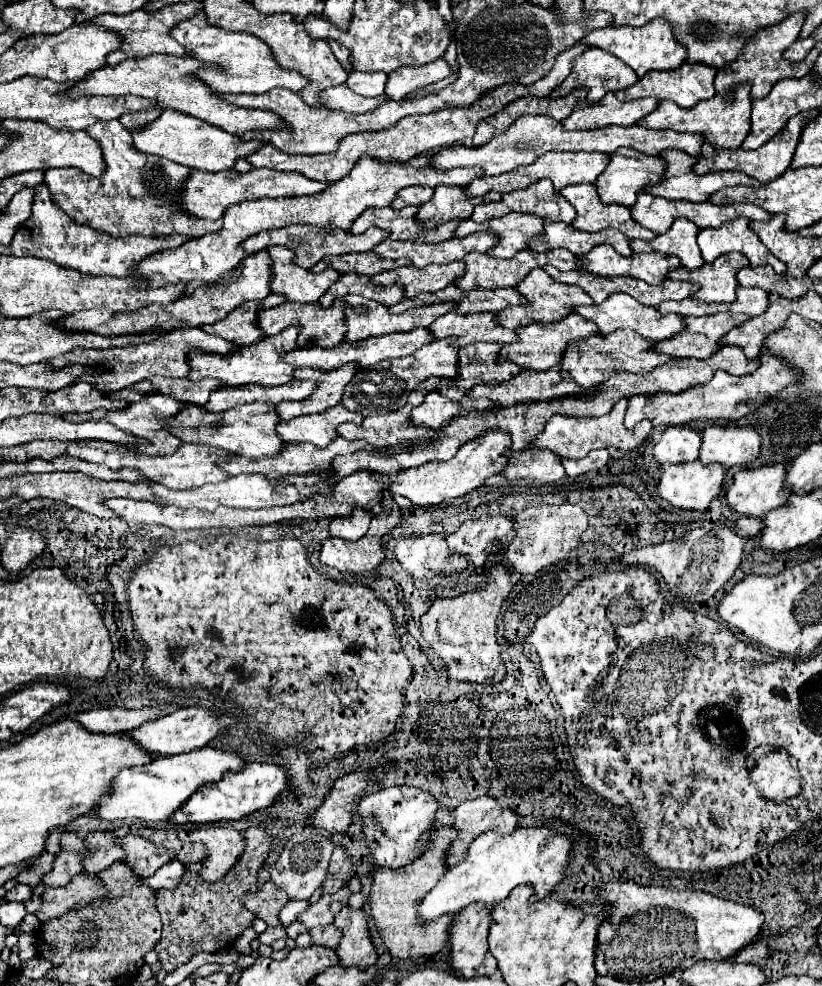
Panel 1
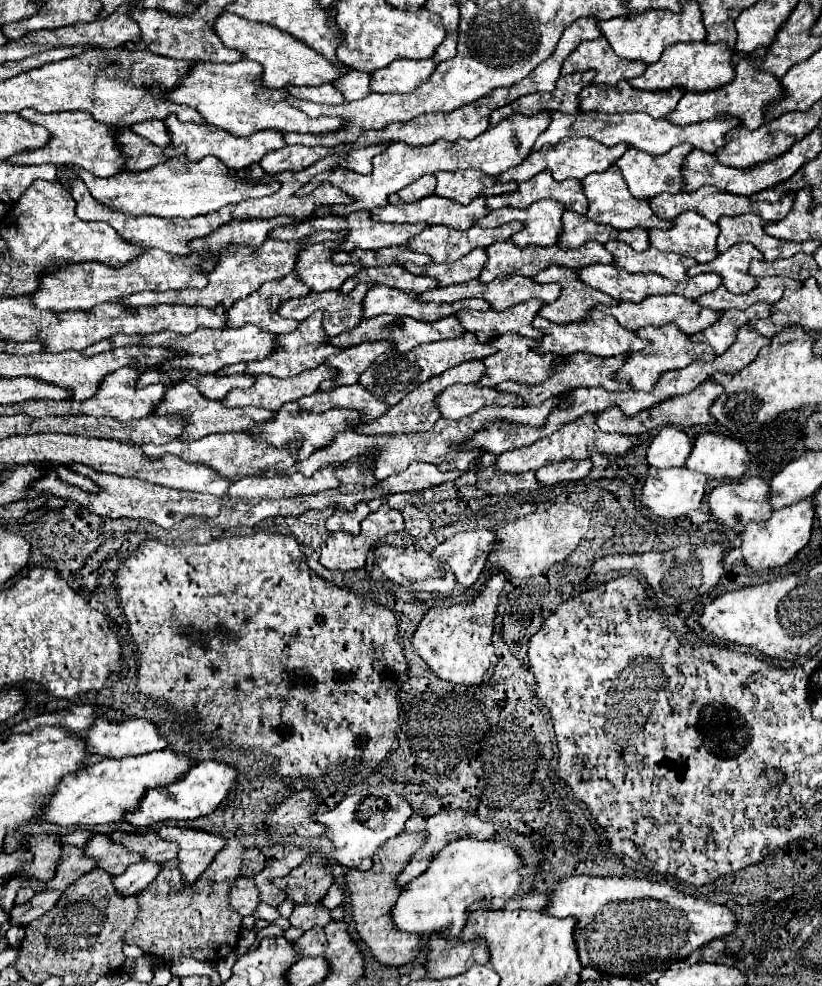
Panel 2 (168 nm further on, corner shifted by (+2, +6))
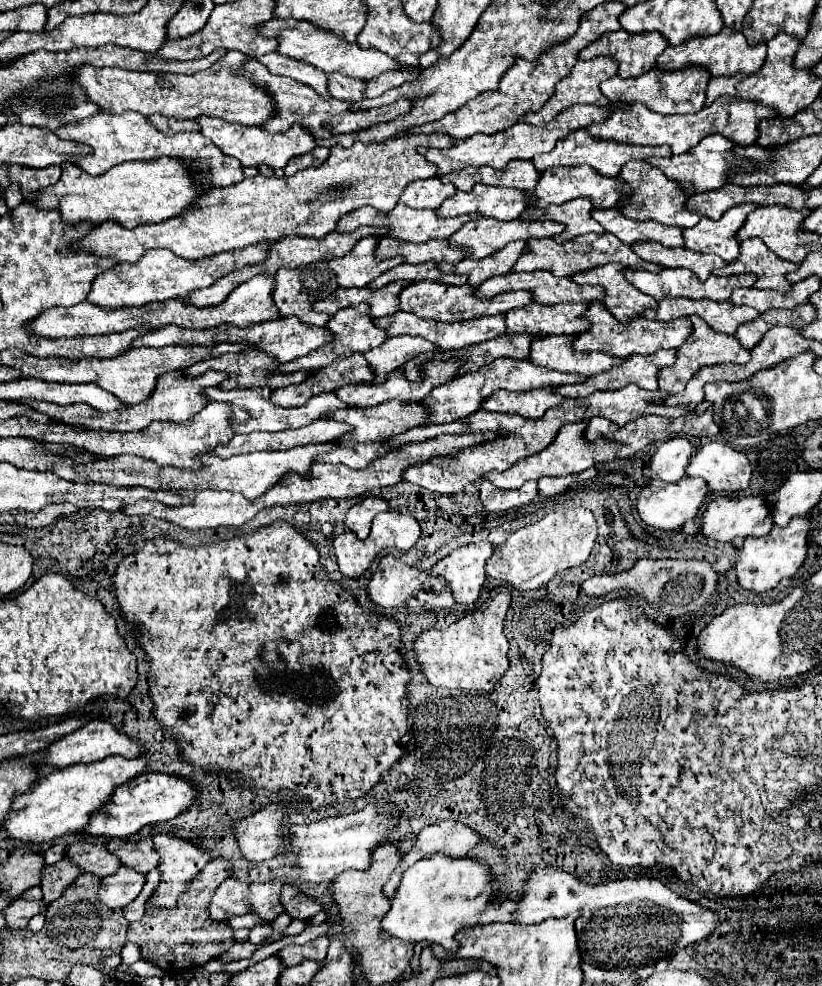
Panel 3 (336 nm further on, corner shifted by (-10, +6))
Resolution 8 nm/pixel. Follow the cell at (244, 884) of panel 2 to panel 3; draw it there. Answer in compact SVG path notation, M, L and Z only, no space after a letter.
M227 878L213 894L209 902L209 918L217 922L225 922L231 916L247 914L249 904L245 902L245 894L249 894L249 882Z

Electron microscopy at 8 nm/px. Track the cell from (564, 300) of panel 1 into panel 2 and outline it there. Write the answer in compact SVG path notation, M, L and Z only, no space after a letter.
M547 266L541 270L537 276L533 276L533 282L537 284L559 284L561 286L561 296L555 302L549 302L541 306L537 316L549 318L555 324L569 324L569 322L579 322L585 318L585 314L595 306L595 304L617 304L617 300L609 298L609 294L601 294L593 290L591 286L585 286L579 282L577 274L569 268L561 266Z

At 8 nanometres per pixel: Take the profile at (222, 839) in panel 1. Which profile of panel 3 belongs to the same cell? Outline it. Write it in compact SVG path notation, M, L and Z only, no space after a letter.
M153 834L153 846L161 856L157 866L161 872L161 882L149 902L155 908L171 908L175 906L179 894L185 892L187 882L195 878L211 856L199 846L189 846L169 834Z

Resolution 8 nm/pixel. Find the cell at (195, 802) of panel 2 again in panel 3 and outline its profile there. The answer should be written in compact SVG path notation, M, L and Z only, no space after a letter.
M143 772L133 780L129 780L127 784L117 786L111 798L97 812L91 814L91 820L87 822L83 832L91 836L119 836L119 838L133 836L147 824L157 824L179 816L195 802L195 796L197 796L195 788L189 786L189 782L181 782L181 778Z

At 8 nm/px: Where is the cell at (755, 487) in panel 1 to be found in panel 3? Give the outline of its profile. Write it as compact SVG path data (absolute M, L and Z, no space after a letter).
M717 496L713 498L703 514L699 516L699 534L713 538L717 542L729 542L729 544L739 544L741 540L749 536L765 536L773 528L773 522L769 518L769 510L765 506L763 496L743 496L743 498L727 498L727 496Z

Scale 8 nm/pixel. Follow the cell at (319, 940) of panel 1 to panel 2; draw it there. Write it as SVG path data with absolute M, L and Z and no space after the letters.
M313 926L311 930L307 930L299 940L293 942L297 946L297 952L303 956L321 956L327 950L327 942L325 942L325 932L319 926Z

